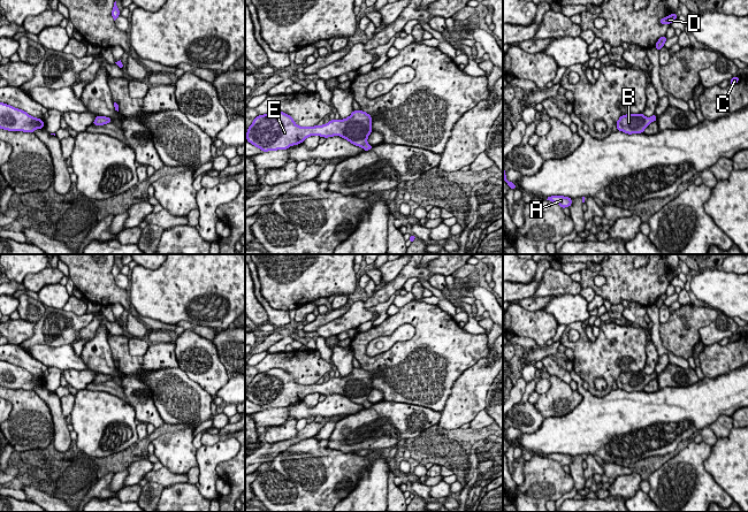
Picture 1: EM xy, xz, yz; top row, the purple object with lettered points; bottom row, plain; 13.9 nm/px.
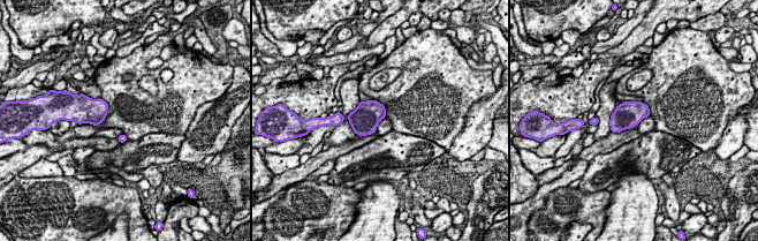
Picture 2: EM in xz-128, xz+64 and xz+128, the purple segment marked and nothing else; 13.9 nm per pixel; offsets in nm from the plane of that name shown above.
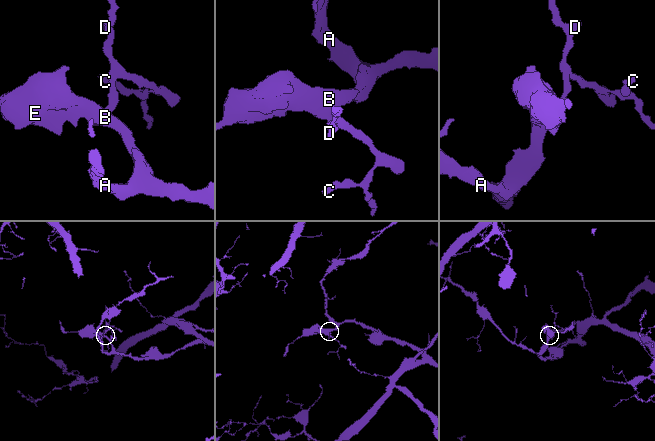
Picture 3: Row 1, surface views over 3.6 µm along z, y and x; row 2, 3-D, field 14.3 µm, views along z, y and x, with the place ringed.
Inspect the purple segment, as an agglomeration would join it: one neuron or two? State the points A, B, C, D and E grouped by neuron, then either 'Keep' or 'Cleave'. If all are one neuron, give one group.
Groups: A B C D E. Keep

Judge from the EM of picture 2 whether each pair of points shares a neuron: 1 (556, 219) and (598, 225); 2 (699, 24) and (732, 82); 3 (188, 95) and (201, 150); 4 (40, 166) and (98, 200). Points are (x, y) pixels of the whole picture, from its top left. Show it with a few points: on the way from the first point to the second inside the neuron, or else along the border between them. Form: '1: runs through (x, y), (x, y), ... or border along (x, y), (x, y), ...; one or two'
1: runs through (567, 215), (588, 215); one
2: border along (689, 27), (707, 31); two
3: border along (213, 99), (203, 103), (197, 108), (184, 136); two
4: border along (62, 174), (30, 178); two

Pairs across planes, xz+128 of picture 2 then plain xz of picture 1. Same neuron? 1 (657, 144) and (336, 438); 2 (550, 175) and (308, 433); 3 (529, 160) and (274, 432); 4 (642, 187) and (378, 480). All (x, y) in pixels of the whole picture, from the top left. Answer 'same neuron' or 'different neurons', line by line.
1: same neuron
2: same neuron
3: same neuron
4: same neuron

